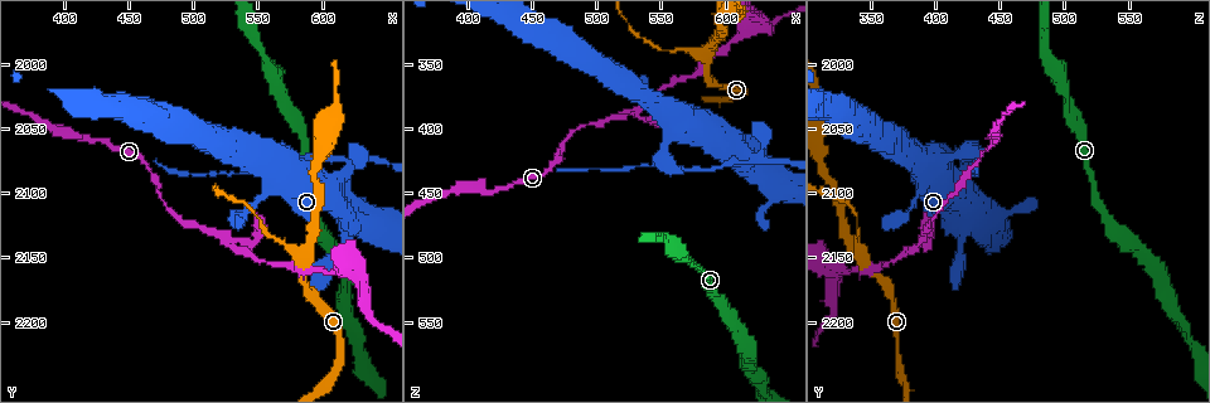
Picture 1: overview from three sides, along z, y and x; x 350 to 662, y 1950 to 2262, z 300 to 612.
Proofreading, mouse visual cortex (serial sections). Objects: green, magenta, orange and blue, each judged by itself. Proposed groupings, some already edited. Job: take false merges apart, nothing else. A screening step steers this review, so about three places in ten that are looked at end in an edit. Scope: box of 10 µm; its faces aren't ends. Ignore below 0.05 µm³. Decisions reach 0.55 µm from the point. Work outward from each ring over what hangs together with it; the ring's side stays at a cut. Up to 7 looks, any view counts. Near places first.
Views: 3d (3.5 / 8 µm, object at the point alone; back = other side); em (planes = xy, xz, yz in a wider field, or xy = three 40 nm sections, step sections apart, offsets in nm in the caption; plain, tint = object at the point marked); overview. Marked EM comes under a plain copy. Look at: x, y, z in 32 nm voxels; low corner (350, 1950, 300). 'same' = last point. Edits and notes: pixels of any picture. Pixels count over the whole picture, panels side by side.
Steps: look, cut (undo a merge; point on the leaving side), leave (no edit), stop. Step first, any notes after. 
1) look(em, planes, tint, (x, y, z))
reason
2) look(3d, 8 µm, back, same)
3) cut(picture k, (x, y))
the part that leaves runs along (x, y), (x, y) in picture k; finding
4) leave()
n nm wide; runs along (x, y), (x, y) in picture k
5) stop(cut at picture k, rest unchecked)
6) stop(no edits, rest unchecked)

look(3d, 8 µm, (584, 2150, 342))
three-way junction

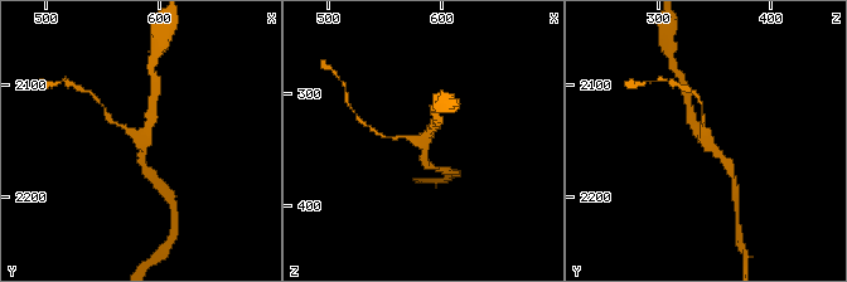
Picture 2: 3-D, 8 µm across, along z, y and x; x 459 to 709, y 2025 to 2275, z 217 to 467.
look(3d, 3.5 µm, same)
closer look

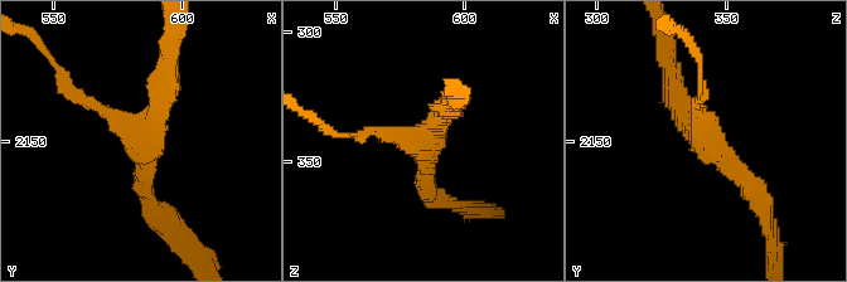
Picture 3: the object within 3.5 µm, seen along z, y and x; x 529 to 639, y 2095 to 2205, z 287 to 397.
look(em, xy, step 5, tint, (585, 2148, 341))
3 arms; arms of 150, 250, 300 nm

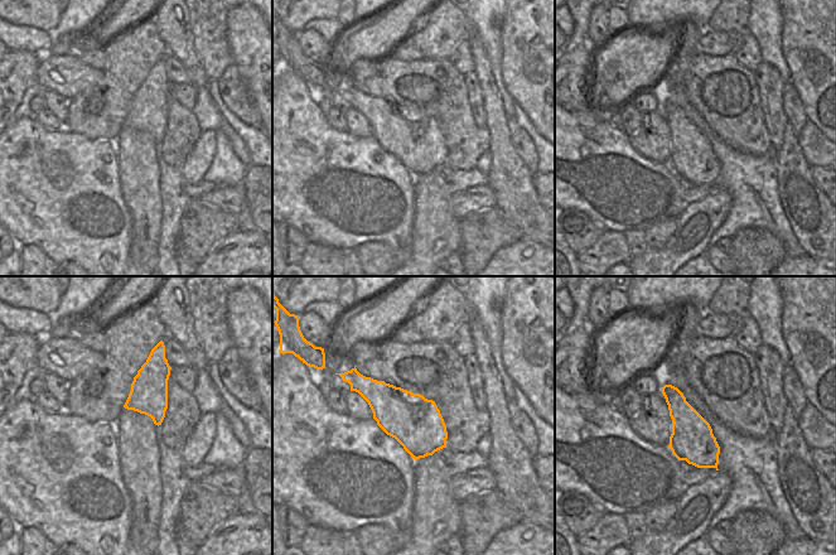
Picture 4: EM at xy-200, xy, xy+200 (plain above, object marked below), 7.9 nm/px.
leave()
continuous, no second cell

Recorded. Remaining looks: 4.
look(3d, 3.5 µm, (528, 2138, 388))
arms part here

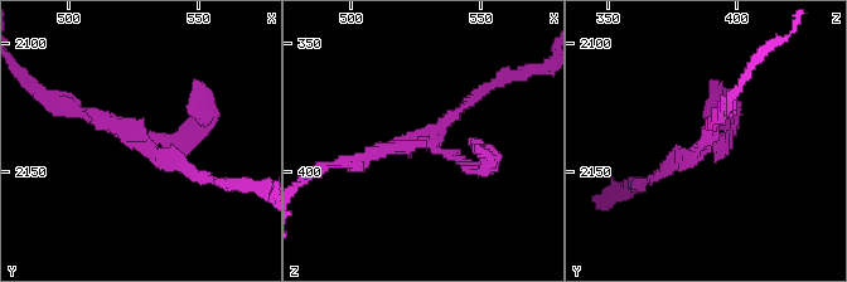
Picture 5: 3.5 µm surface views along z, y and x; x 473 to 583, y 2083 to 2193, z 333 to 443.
leave()
runs along (357, 164), (422, 144), (484, 90) in picture 5; one cell here

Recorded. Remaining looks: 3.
look(3d, 8 µm, (556, 2074, 404))
calibre changes

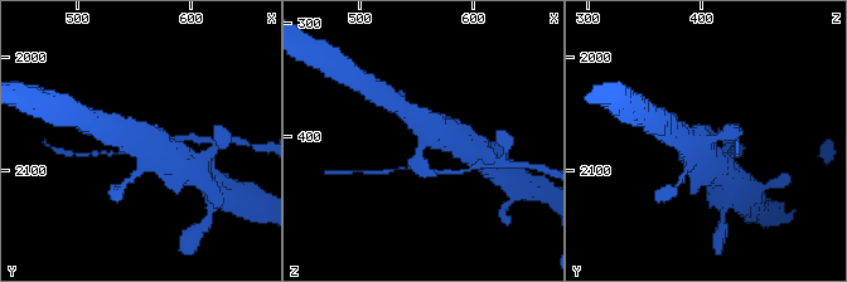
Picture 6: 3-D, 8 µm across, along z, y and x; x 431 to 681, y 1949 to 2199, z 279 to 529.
look(em, planes, tint, same)

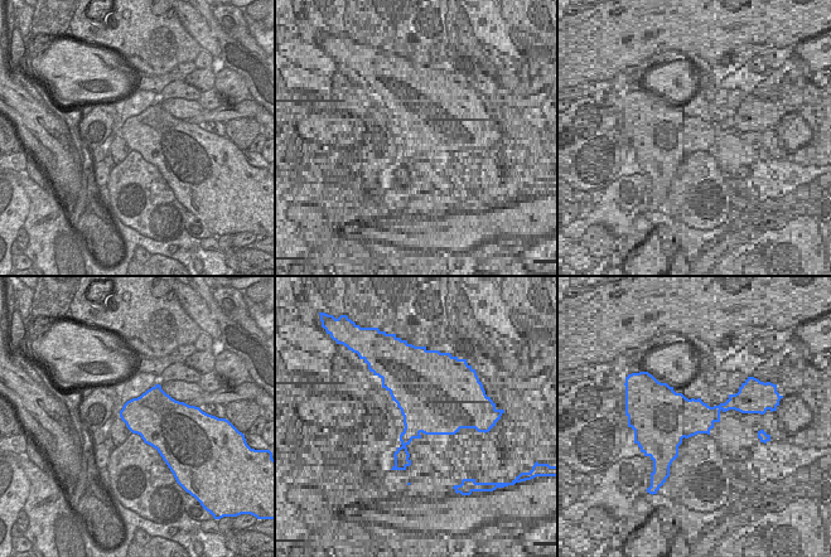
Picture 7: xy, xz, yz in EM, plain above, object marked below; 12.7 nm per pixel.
leave()
600 nm wide; runs along (177, 174), (153, 144), (126, 132) in picture 6; all the same cell

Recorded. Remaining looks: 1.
stop(no edits, rest unchecked)

